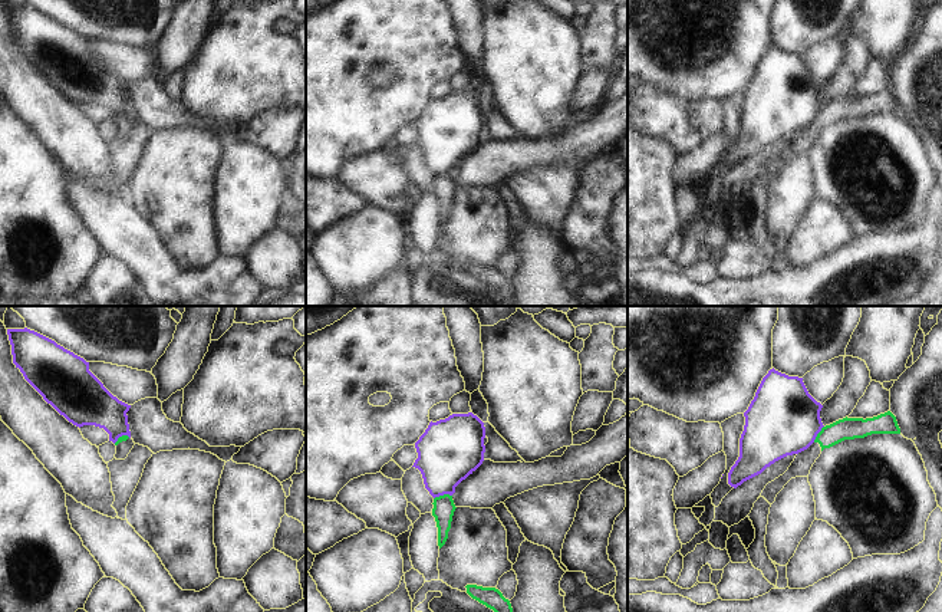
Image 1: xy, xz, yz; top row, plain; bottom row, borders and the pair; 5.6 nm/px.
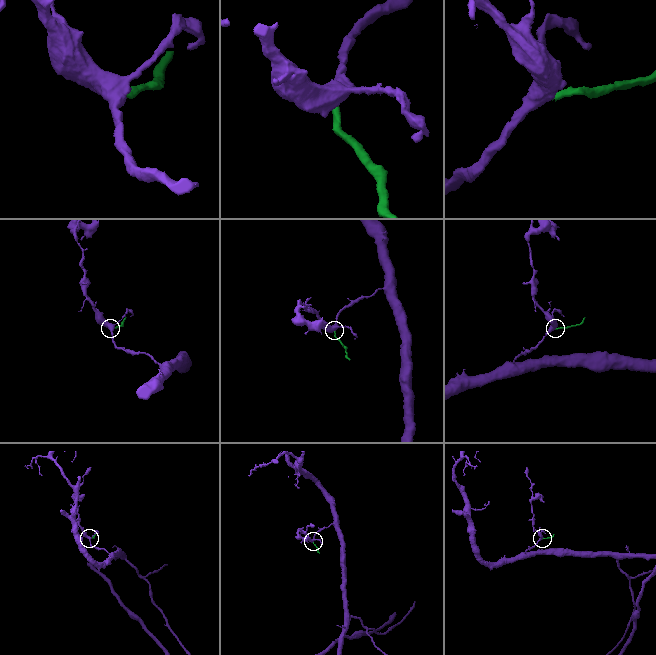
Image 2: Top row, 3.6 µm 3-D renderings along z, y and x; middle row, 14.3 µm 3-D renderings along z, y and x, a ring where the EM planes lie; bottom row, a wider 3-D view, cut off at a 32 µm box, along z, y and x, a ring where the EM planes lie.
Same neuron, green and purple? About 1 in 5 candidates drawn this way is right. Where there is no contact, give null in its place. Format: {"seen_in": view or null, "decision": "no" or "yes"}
{"seen_in": "xz", "decision": "no"}

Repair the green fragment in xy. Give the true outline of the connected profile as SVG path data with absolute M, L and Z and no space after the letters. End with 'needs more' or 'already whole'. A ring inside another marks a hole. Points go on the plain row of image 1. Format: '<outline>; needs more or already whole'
M122 113L118 116L115 124L116 124L115 136L116 138L125 138L128 135L128 132L131 131L131 128L134 126L135 121L128 113Z; needs more

